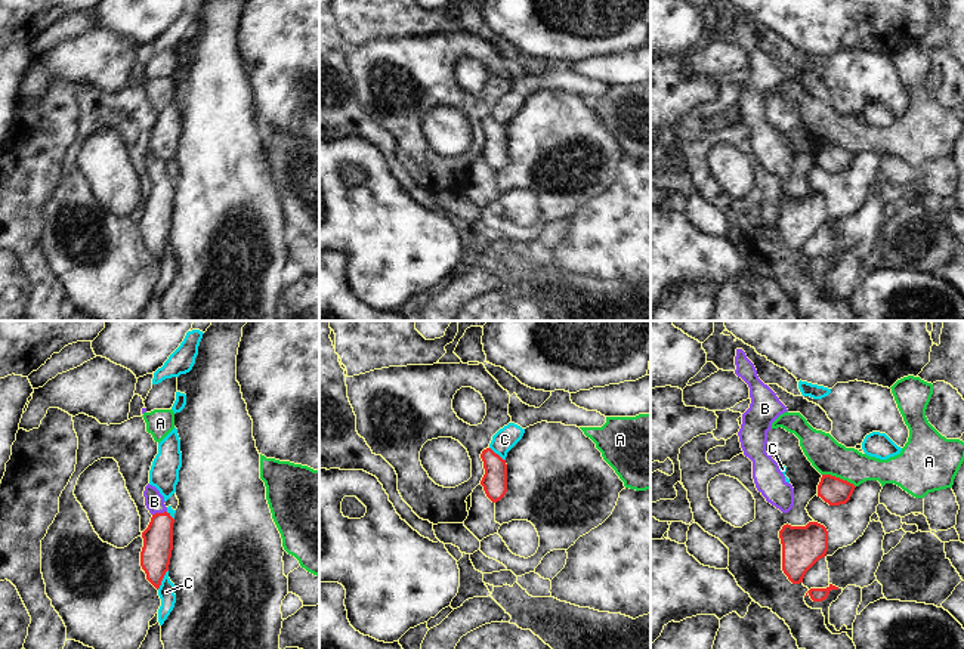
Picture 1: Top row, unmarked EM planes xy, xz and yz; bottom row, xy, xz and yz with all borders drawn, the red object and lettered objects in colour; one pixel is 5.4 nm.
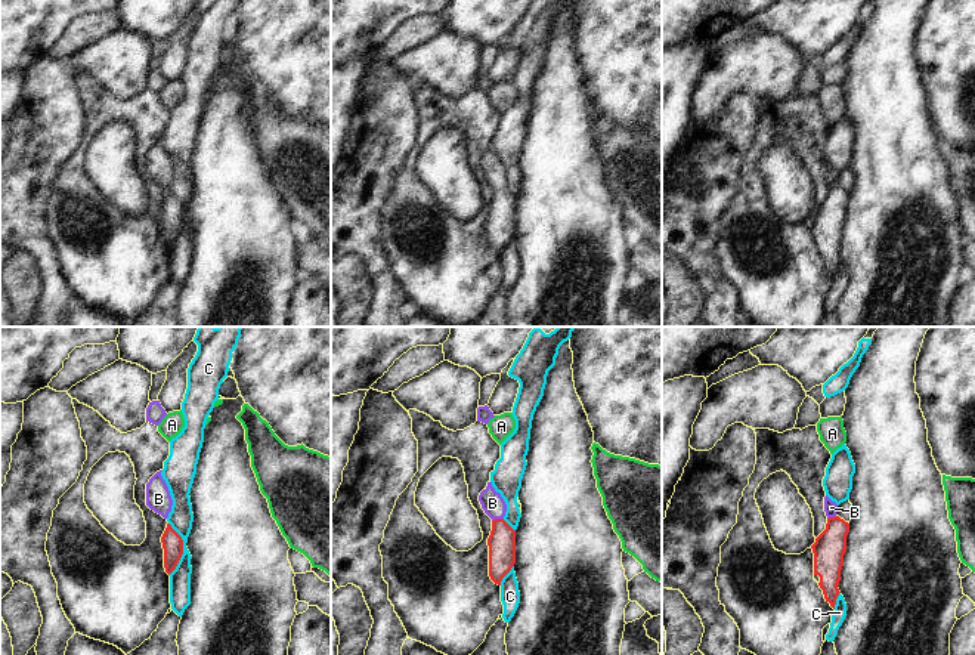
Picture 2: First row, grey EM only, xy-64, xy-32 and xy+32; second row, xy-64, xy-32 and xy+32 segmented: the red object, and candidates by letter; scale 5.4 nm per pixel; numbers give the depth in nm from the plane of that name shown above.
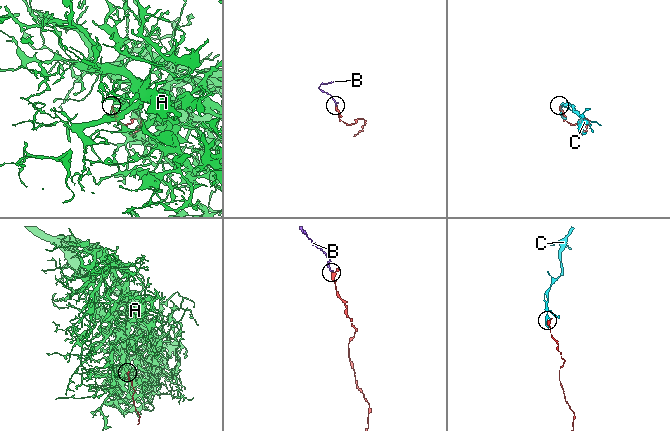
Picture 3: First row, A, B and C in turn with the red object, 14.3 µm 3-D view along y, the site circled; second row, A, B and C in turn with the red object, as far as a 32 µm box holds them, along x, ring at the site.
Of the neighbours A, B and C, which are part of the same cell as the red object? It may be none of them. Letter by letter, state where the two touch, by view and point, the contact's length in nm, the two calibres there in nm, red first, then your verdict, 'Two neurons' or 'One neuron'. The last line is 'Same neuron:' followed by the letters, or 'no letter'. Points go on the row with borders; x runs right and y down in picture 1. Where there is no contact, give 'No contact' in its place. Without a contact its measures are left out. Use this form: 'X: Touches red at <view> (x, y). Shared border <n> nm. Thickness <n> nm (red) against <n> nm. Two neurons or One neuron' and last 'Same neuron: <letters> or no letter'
A: Touches red at yz (839, 478). Shared border 200 nm. Thickness 150 nm (red) against 190 nm. Two neurons
B: Touches red at xy (158, 513). Shared border 80 nm. Thickness 160 nm (red) against 110 nm. One neuron
C: Touches red at xy (161, 580). Shared border 130 nm. Thickness 160 nm (red) against 90 nm. Two neurons
Same neuron: B.

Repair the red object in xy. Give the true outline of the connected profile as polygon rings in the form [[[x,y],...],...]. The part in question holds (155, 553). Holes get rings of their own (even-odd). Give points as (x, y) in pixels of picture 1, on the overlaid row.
[[[148,483],[143,497],[152,517],[142,532],[140,566],[146,574],[146,580],[158,590],[170,565],[174,519],[167,512],[164,497],[155,486]]]

